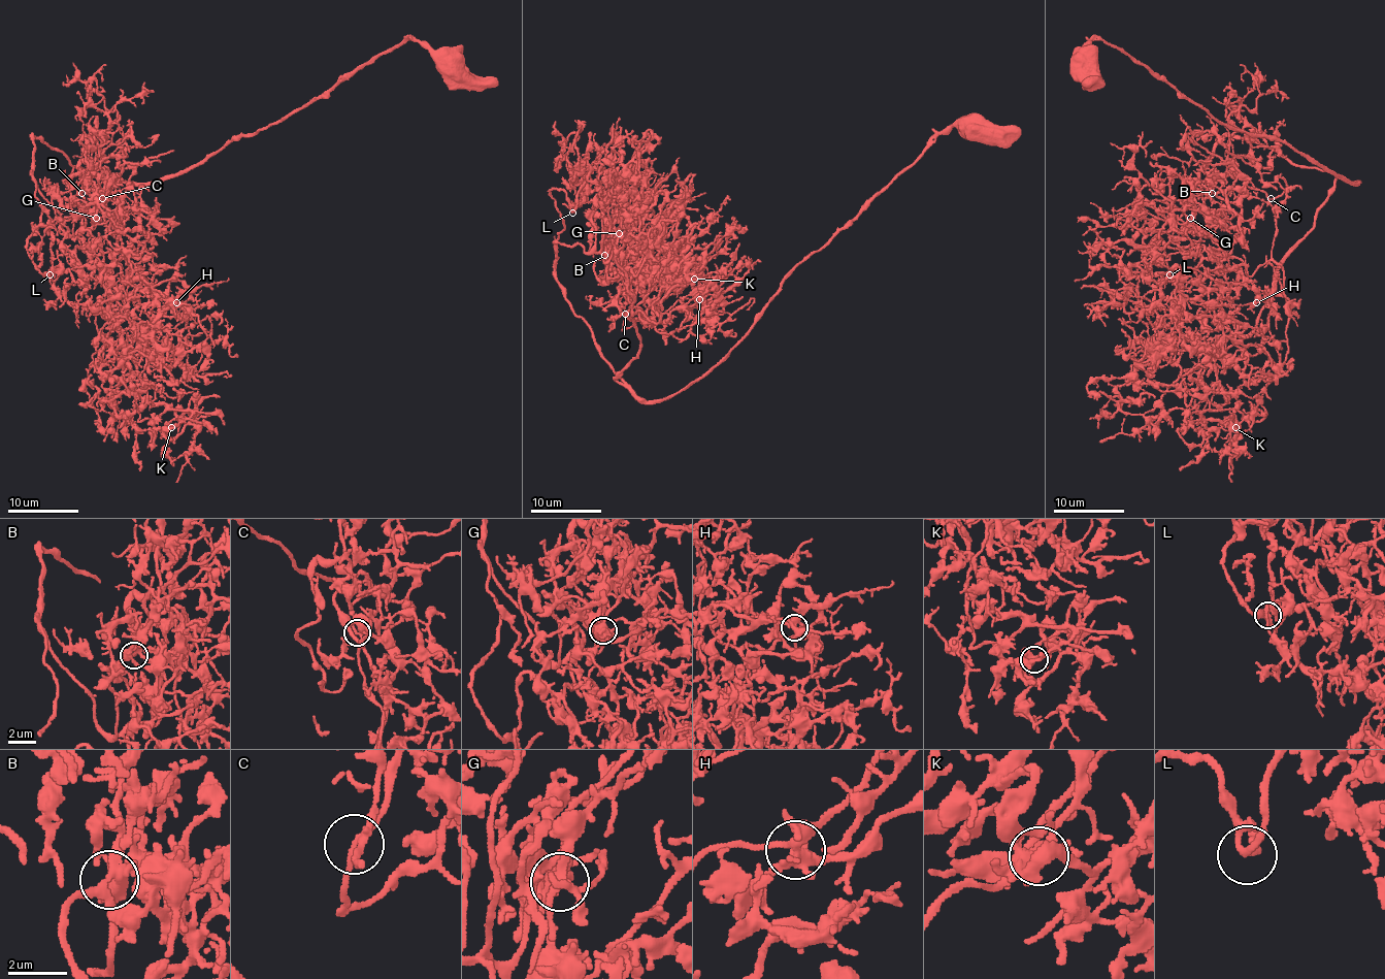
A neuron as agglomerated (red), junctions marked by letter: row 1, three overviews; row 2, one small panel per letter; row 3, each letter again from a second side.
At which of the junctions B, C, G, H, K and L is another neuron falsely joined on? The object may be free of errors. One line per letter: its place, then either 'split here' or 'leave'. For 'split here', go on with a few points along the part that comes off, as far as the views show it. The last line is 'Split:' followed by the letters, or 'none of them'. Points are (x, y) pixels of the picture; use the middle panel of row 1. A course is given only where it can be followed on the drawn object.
B: at (604, 255); leave
C: at (625, 314); leave
G: at (619, 233); leave
H: at (699, 299); leave
K: at (694, 279); leave
L: at (572, 213); leave
Split: none of them

